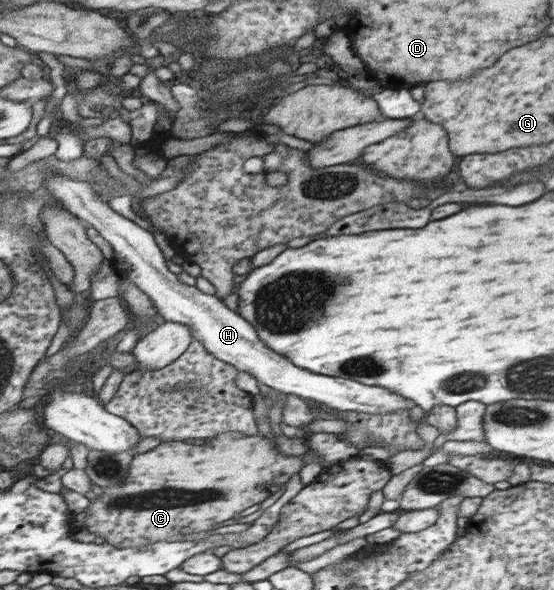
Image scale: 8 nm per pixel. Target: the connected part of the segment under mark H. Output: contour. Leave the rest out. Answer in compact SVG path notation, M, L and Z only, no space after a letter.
M50 171L45 178L45 183L45 187L49 187L53 194L65 203L66 208L85 221L88 226L94 226L100 230L101 234L114 246L115 260L120 268L157 303L163 320L189 325L193 329L195 339L202 341L214 357L234 366L238 372L250 373L262 385L281 393L295 394L311 403L317 405L322 403L336 410L387 414L411 410L415 406L410 399L406 400L384 387L370 387L370 385L362 385L358 381L350 381L342 377L316 375L316 373L310 373L306 369L292 365L282 355L270 351L260 341L254 327L236 311L230 310L222 299L206 294L204 290L198 288L198 285L187 285L180 281L178 274L170 271L168 259L156 241L154 230L144 229L136 221L114 211L90 182L75 180L71 176Z

